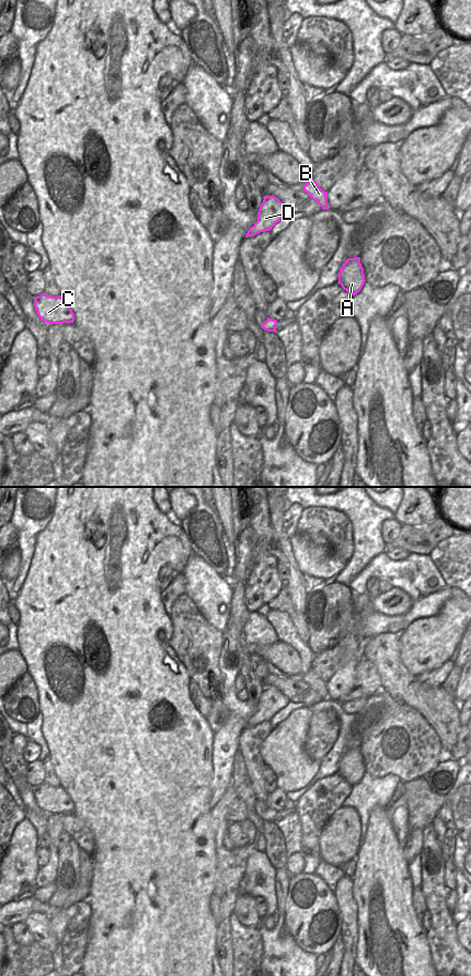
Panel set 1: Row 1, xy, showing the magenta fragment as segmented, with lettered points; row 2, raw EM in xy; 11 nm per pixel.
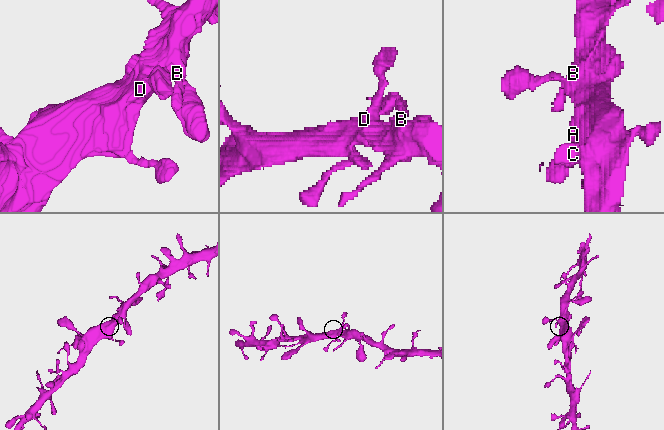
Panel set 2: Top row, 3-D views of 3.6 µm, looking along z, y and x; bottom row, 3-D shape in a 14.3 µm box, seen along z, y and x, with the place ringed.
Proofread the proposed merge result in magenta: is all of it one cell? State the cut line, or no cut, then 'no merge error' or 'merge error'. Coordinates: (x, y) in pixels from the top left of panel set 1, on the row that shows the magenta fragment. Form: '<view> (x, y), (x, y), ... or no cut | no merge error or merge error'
no cut | no merge error

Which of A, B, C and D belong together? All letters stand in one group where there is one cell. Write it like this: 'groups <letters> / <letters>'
groups A B C D

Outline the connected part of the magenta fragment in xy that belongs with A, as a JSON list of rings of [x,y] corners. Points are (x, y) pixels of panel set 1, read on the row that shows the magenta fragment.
[[[348,258],[341,267],[338,282],[352,295],[357,294],[365,283],[364,268],[360,258]]]

